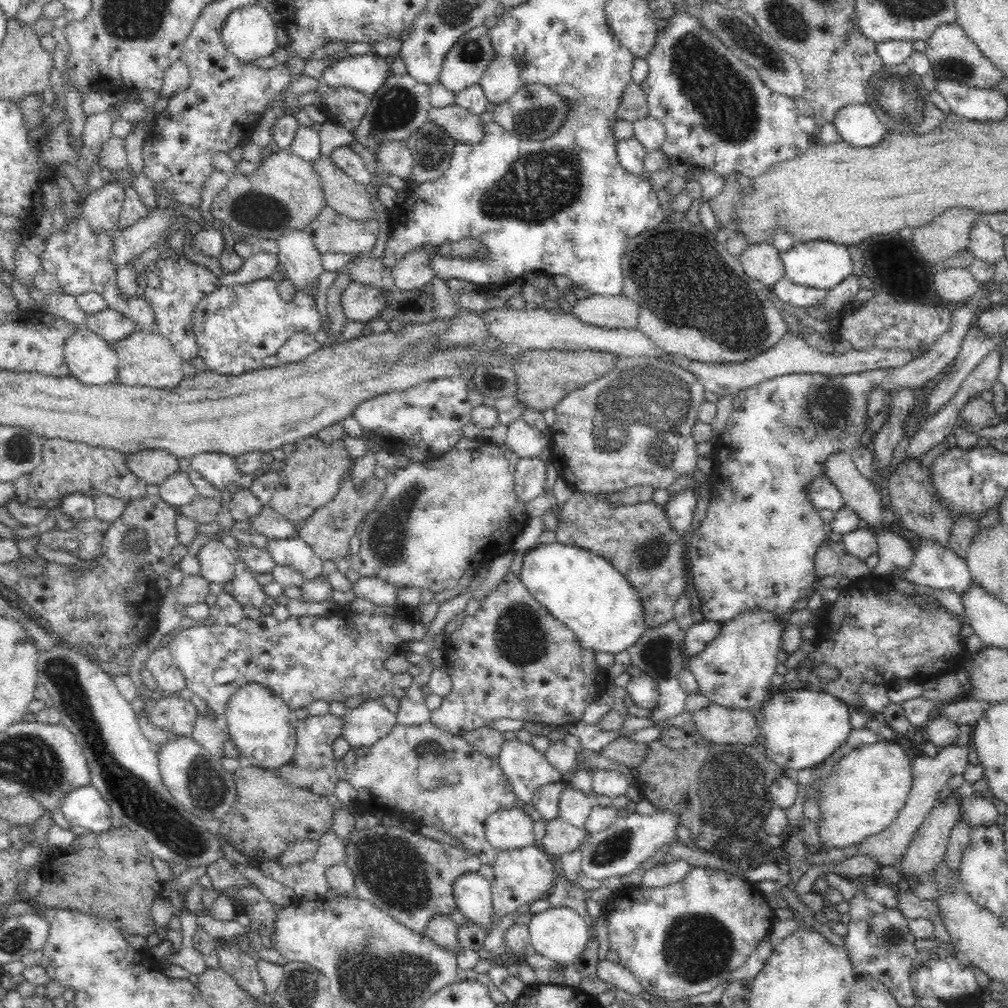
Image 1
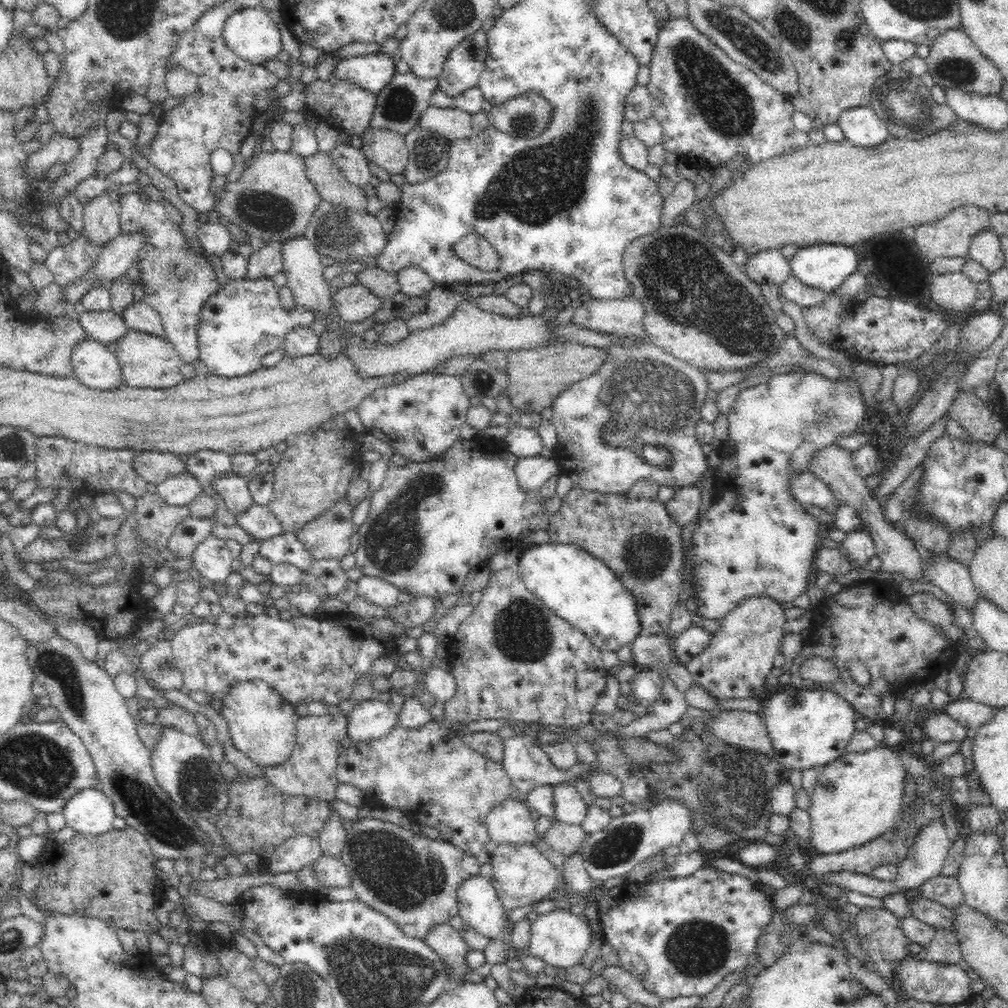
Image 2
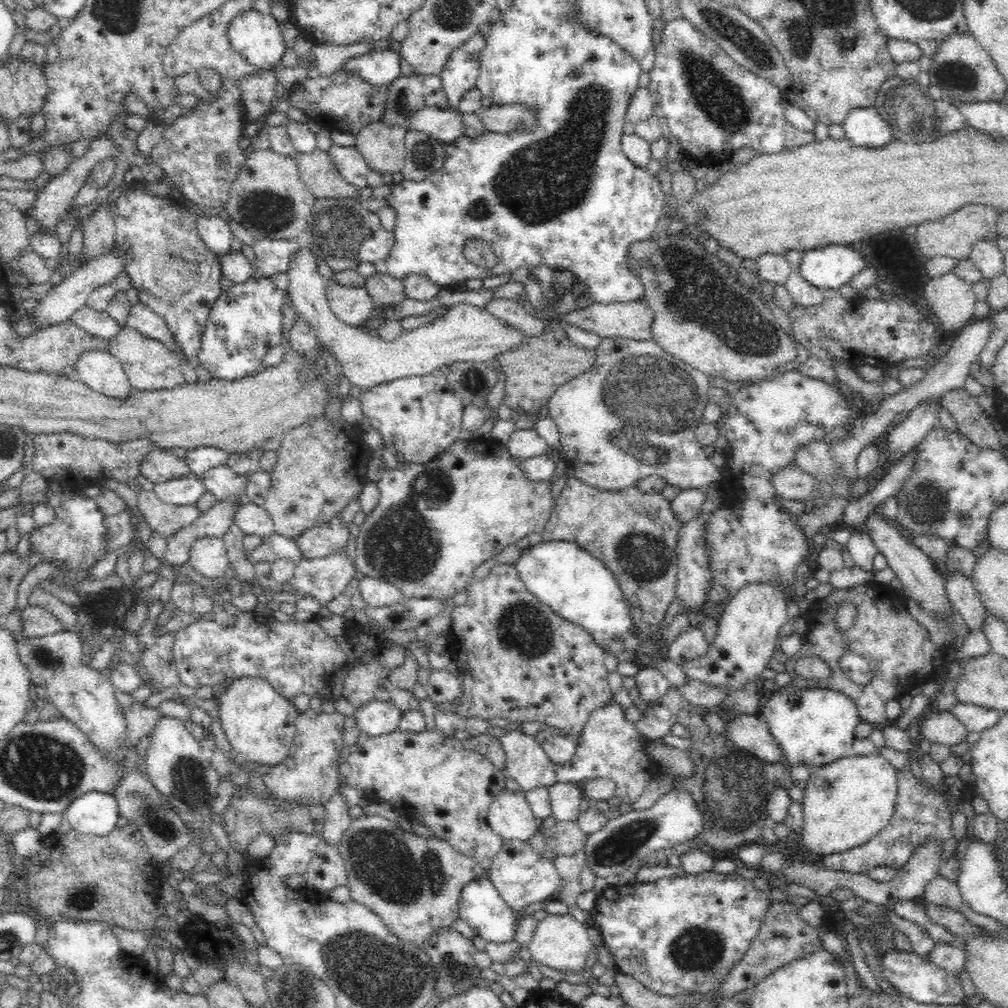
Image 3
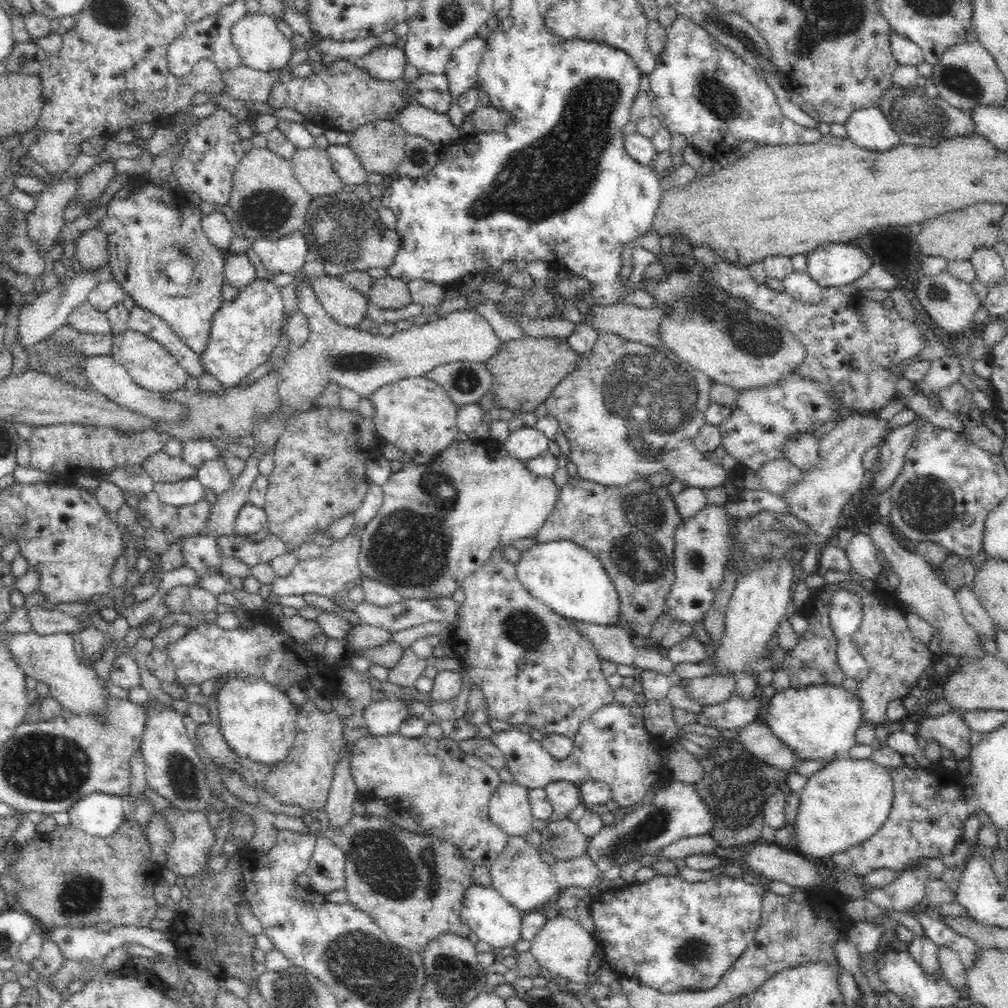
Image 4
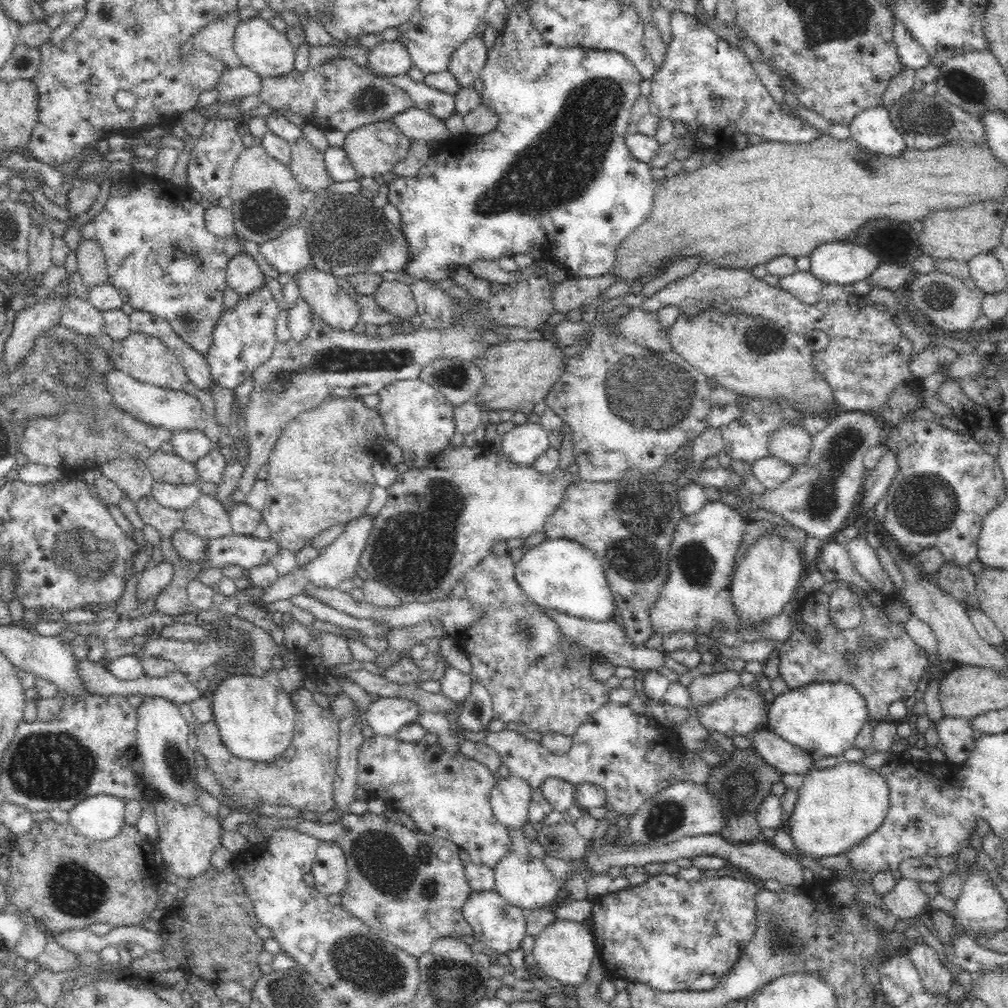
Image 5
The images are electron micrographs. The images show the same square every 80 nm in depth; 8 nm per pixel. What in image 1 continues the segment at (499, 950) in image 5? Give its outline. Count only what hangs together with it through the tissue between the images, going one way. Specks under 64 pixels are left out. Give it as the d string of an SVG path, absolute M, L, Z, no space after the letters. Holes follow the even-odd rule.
M476 872L460 874L452 884L457 909L475 924L490 924L493 914L492 885Z

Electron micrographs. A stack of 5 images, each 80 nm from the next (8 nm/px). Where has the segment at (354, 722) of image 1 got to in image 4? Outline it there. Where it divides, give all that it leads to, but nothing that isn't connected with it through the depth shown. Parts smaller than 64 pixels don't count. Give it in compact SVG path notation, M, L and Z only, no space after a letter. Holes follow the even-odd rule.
M391 698L372 701L362 712L369 734L378 736L399 732L402 722L411 715L404 701Z

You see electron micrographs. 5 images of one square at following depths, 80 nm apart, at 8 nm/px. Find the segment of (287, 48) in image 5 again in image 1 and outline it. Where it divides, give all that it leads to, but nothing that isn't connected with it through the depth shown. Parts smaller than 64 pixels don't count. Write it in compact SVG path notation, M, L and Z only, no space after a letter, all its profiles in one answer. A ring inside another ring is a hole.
M256 3L228 14L221 30L222 43L238 60L258 60L278 48L276 29L266 8Z

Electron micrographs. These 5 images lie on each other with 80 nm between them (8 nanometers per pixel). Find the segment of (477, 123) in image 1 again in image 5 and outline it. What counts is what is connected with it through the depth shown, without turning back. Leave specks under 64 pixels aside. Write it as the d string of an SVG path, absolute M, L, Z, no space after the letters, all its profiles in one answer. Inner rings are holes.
M415 106L395 114L391 120L411 140L424 140L435 145L440 140L452 137L444 120Z

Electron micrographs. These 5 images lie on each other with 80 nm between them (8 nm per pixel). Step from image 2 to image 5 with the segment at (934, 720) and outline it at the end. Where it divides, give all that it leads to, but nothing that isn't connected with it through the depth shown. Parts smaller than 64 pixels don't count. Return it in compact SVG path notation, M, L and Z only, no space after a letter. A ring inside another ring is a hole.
M942 716L938 722L932 722L930 727L935 730L939 741L944 744L947 765L958 765L970 758L974 750L975 739L970 721L958 716Z

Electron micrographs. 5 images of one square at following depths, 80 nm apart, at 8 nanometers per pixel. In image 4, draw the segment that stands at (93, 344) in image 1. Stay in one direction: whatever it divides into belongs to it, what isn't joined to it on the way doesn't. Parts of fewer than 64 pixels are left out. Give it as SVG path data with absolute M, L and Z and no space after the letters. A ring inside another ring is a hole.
M97 355L86 358L82 371L84 371L88 383L90 383L94 390L103 394L106 398L117 402L120 406L125 406L132 411L144 415L144 417L152 418L154 421L174 421L176 423L185 414L185 408L180 403L162 399L159 392L136 385L132 377L126 372L126 369L118 362L115 362L110 355Z

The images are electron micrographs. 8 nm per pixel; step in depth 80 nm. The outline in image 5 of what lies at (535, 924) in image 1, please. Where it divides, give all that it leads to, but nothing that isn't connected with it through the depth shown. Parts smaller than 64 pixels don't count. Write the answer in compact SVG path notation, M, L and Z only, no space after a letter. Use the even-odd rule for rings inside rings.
M558 918L534 937L532 956L536 959L538 968L546 978L556 978L563 986L588 982L590 962L597 955L598 948L593 932L585 929L580 922Z

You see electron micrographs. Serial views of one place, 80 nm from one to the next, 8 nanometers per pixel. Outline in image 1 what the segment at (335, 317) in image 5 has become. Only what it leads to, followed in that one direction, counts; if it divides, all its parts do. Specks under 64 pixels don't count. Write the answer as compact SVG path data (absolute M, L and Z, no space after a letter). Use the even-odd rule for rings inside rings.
M351 281L342 294L342 309L349 321L370 322L384 309L388 291Z

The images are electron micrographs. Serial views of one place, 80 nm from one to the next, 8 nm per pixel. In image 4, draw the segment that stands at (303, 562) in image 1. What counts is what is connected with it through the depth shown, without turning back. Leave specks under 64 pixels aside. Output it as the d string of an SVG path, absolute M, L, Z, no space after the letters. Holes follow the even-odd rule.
M268 533L259 542L252 542L245 537L224 535L216 538L221 554L225 557L238 557L242 563L252 568L259 563L270 563L275 557L290 553L289 546L281 538Z

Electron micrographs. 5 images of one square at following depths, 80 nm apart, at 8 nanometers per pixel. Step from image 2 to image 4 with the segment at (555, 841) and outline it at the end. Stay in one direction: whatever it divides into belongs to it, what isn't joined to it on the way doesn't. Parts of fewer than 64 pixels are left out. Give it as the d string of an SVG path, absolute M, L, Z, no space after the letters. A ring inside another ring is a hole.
M570 819L550 821L542 828L542 849L562 861L579 857L586 852L588 838L580 833L577 823Z

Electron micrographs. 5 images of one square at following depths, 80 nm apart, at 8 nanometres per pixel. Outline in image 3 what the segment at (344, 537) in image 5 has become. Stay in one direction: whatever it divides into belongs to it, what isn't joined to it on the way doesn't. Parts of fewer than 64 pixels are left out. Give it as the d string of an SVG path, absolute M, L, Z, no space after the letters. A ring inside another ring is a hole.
M346 550L331 555L322 559L302 560L297 564L292 580L285 586L312 595L320 605L326 607L330 600L344 591L356 570Z

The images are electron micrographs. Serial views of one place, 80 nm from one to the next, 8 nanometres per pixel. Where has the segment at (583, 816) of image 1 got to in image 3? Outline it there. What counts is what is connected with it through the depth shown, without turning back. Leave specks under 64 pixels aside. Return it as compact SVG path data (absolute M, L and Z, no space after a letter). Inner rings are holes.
M558 782L548 787L553 817L561 822L578 822L580 799L583 798L581 785Z

